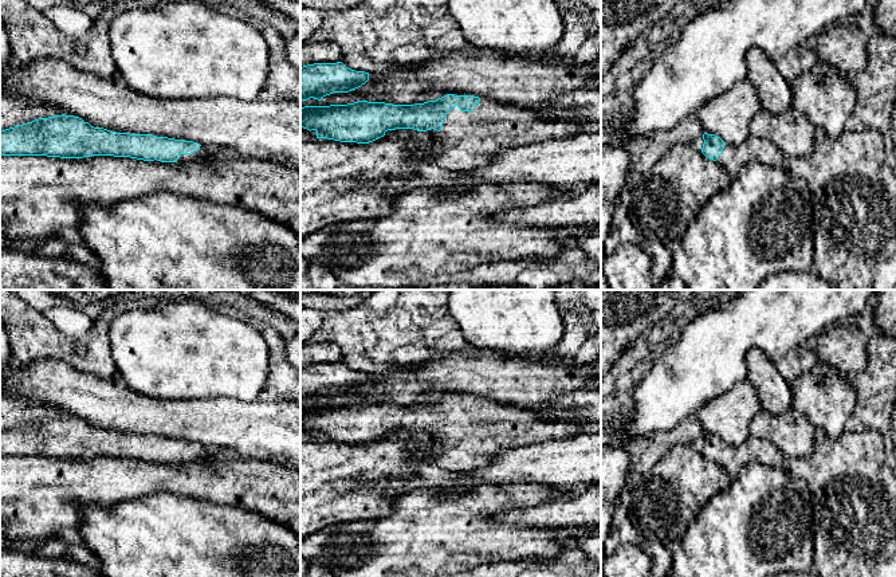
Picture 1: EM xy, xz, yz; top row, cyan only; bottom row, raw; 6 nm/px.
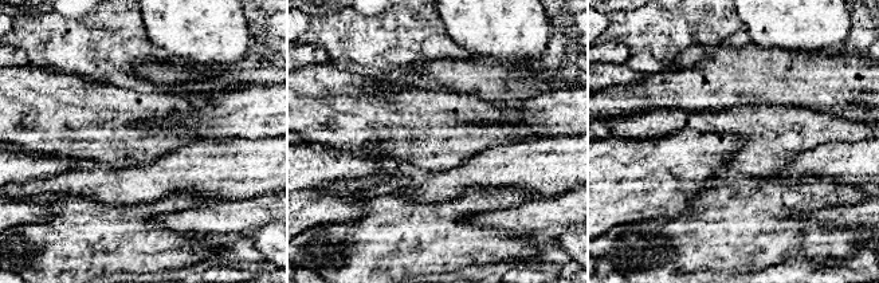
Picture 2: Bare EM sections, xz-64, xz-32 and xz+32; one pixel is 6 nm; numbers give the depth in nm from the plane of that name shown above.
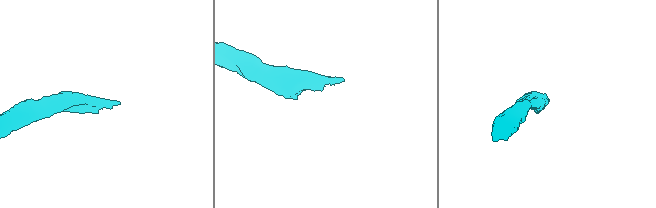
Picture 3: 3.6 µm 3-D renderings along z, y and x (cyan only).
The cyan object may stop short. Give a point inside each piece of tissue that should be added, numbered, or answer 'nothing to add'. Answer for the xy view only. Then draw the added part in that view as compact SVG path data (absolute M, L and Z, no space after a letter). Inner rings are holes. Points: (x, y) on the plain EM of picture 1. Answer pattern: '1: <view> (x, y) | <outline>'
1: xy (201, 452) | M200 447L200 450L197 452L193 452L190 455L180 455L177 463L199 460L199 459L209 456L209 454L211 454L211 451Z

